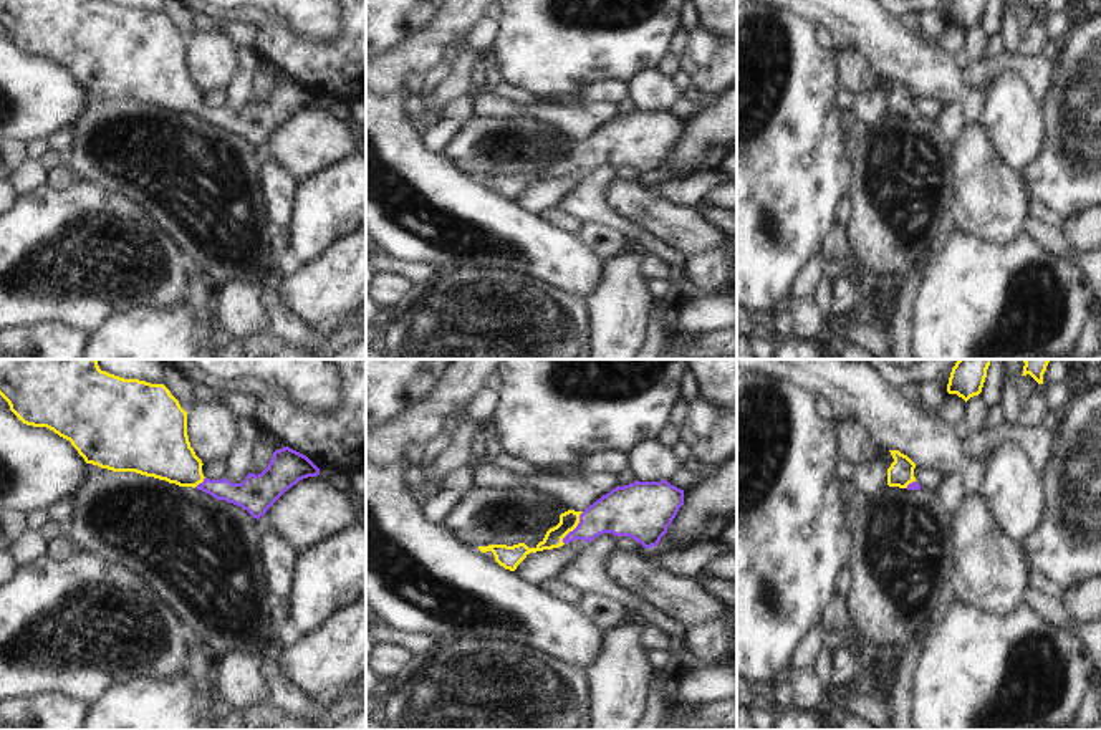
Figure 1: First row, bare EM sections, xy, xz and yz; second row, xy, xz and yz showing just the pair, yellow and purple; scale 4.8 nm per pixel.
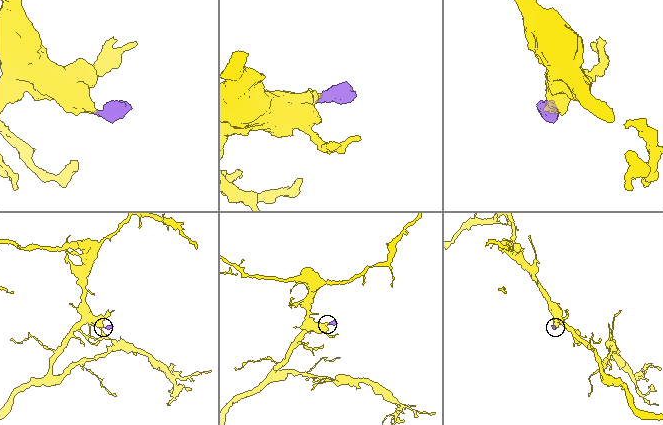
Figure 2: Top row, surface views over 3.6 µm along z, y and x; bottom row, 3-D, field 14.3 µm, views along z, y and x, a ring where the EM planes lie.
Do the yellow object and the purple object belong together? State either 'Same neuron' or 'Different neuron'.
Same neuron.

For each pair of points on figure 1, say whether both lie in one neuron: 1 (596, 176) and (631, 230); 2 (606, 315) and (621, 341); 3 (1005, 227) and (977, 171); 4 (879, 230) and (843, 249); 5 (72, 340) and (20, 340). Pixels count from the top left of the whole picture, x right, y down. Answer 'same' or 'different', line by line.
1: same
2: same
3: same
4: different
5: same

